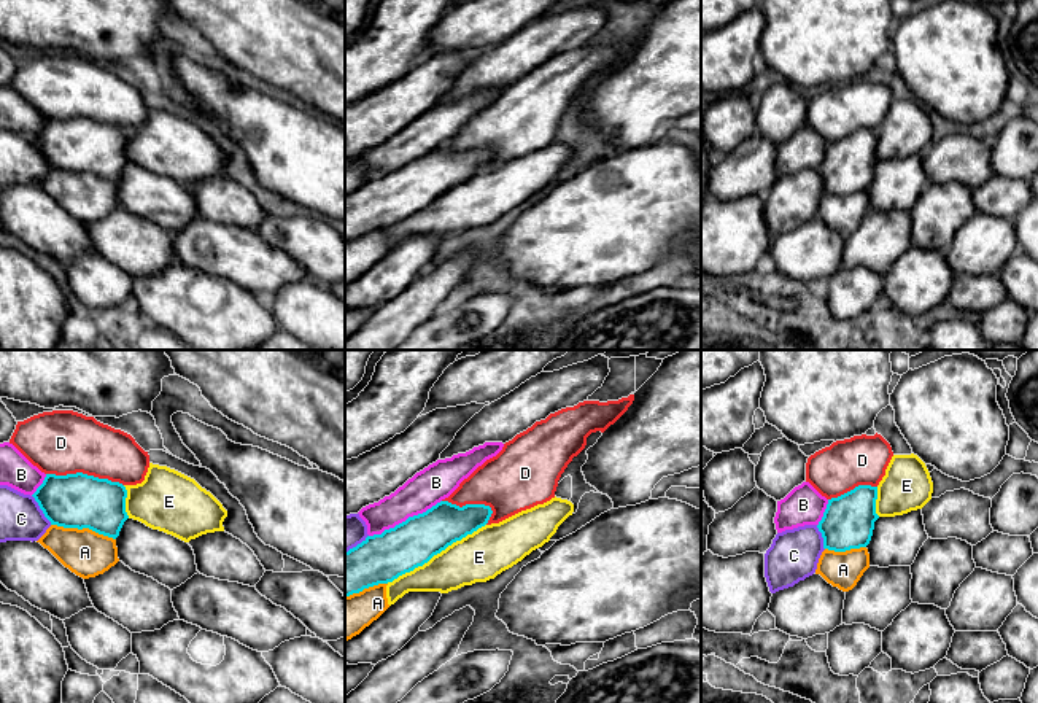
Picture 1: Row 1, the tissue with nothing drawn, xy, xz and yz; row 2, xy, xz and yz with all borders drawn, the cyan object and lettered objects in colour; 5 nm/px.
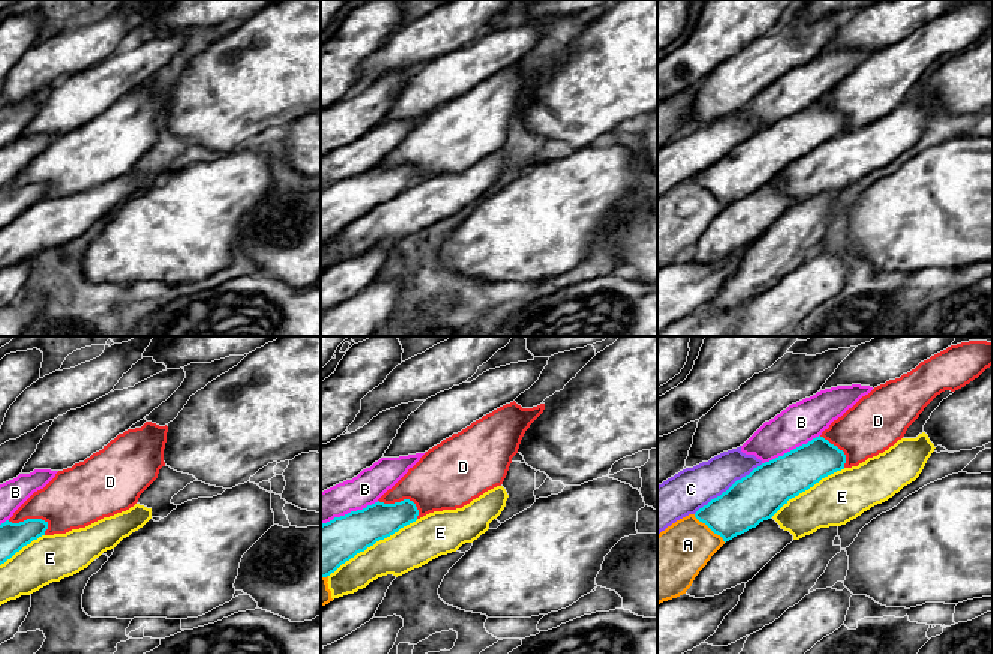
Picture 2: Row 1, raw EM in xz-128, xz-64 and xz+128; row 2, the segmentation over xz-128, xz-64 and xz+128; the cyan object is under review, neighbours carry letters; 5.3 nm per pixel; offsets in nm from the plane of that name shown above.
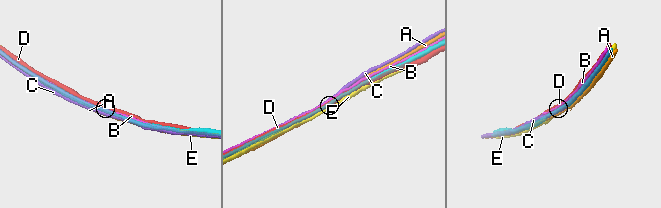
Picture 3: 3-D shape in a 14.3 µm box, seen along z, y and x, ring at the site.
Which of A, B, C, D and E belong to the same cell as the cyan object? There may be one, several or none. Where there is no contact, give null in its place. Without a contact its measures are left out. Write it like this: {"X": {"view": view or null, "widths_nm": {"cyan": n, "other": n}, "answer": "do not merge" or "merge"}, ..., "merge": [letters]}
{"A": {"view": "xy", "widths_nm": {"cyan": 280, "other": 240}, "answer": "do not merge"}, "B": {"view": "xz", "widths_nm": {"cyan": 240, "other": 190}, "answer": "do not merge"}, "C": {"view": "xy", "widths_nm": {"cyan": 280, "other": 220}, "answer": "do not merge"}, "D": {"view": "xy", "widths_nm": {"cyan": 280, "other": 320}, "answer": "do not merge"}, "E": {"view": "xz", "widths_nm": {"cyan": 240, "other": 260}, "answer": "do not merge"}, "merge": []}

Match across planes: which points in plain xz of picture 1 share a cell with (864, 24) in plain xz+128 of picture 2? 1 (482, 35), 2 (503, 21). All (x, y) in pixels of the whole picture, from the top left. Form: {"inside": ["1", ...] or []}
{"inside": []}

